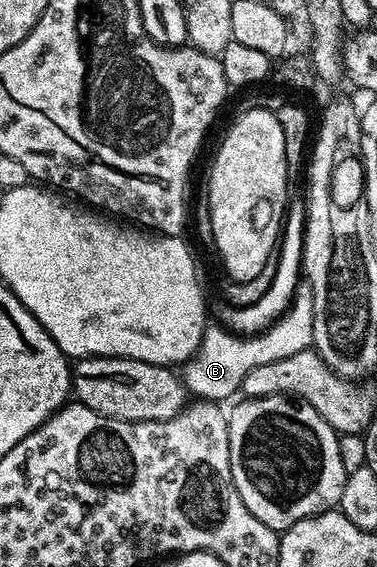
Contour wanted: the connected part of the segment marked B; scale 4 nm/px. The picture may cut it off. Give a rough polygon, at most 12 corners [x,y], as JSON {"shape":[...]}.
{"shape":[[302,279],[259,333],[218,323],[181,366],[195,398],[223,403],[248,371],[311,348],[314,296]]}

